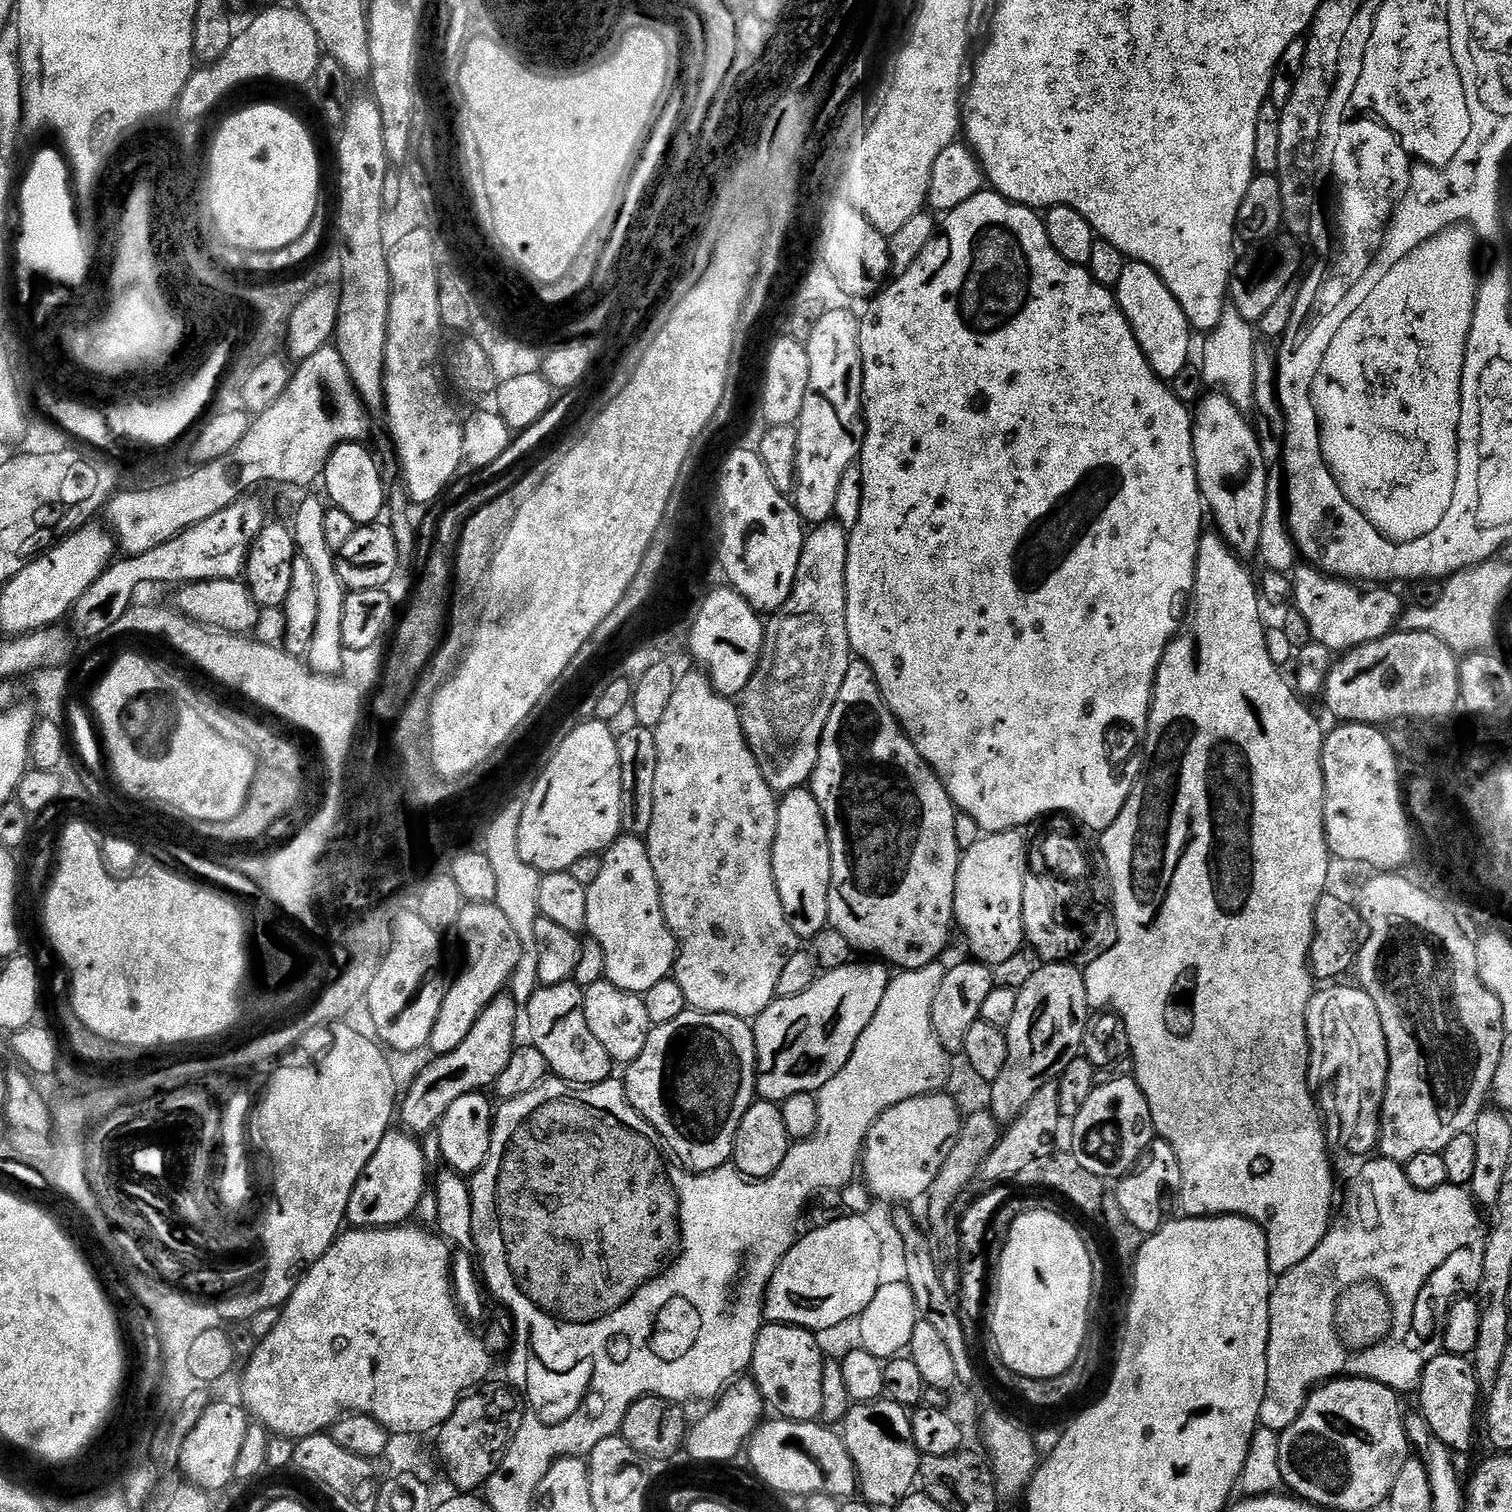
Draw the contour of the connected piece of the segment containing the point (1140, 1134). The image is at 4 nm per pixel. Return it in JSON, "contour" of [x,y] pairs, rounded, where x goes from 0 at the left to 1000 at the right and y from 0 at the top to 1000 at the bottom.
{"contour":[[[740,712],[737,716],[726,717],[718,731],[716,731],[711,741],[708,741],[708,746],[709,765],[713,766],[714,770],[721,774],[721,776],[731,782],[737,782],[749,774],[761,760],[763,753],[762,737],[758,724],[755,724],[753,716],[749,712]]]}

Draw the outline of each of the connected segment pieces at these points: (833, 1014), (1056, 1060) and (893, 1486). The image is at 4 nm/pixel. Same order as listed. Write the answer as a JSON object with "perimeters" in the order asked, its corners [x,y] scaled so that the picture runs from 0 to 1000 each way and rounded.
{"perimeters":[[[[562,636],[543,642],[530,657],[525,657],[525,660],[514,660],[505,670],[499,673],[500,724],[502,727],[518,729],[520,726],[525,726],[525,724],[542,723],[542,720],[560,705],[570,681],[573,681],[575,673],[581,671],[581,665],[583,665],[583,659],[587,654],[588,641],[582,636],[574,637],[577,638]]],[[[693,636],[686,642],[684,647],[679,649],[679,652],[673,655],[673,666],[671,668],[671,673],[665,681],[667,696],[665,705],[663,705],[663,710],[655,715],[656,731],[655,737],[662,745],[670,743],[679,734],[681,726],[689,721],[689,718],[700,715],[706,703],[715,695],[717,690],[717,682],[721,671],[720,655],[717,651],[716,642],[711,640],[709,636]]],[[[587,925],[564,928],[557,940],[557,952],[566,970],[568,989],[573,994],[589,998],[604,986],[610,964],[603,952],[601,932]]]]}

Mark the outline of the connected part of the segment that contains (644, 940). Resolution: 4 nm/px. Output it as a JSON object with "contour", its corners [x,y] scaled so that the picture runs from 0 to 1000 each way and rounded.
{"contour":[[[411,552],[397,569],[394,580],[388,585],[388,616],[398,626],[401,647],[411,655],[425,657],[445,645],[448,632],[447,622],[439,609],[429,559],[423,553]]]}

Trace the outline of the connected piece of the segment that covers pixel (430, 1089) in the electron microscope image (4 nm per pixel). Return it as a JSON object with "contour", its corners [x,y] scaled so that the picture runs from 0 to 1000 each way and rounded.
{"contour":[[[331,657],[325,661],[319,668],[316,676],[308,684],[308,689],[294,698],[284,700],[280,706],[276,710],[274,714],[269,720],[269,723],[263,730],[263,741],[267,748],[271,750],[280,750],[290,744],[292,739],[306,726],[306,724],[320,722],[328,716],[329,710],[335,708],[335,702],[337,702],[339,696],[342,692],[341,669],[343,665],[338,658]]]}

